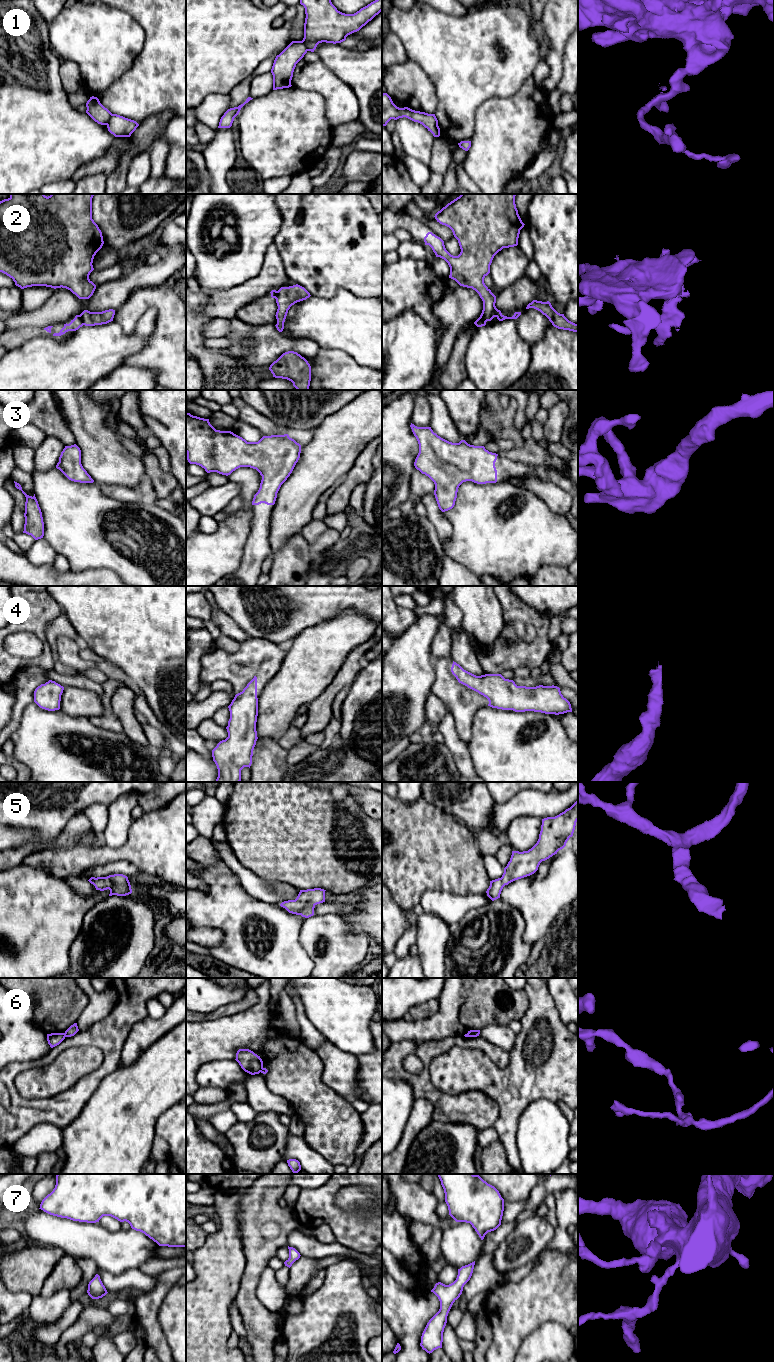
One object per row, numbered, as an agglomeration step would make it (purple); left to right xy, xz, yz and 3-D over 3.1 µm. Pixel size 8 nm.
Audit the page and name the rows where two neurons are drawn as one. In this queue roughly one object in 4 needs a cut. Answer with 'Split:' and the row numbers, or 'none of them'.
Split: 1, 2, 6

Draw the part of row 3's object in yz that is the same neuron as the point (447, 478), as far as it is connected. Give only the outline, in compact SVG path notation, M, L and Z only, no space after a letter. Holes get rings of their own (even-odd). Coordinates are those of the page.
M412 423L410 427L419 444L419 453L414 466L434 482L434 495L442 512L454 507L458 488L463 482L472 481L477 484L497 482L495 462L498 454L489 452L484 446L470 445L465 440L459 443L449 442L434 433L431 427L417 427Z

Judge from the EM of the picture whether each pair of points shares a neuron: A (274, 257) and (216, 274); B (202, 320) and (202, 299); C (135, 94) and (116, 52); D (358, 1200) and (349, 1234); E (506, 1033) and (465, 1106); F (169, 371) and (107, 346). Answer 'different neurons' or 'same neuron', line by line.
A: different neurons
B: same neuron
C: different neurons
D: different neurons
E: different neurons
F: different neurons

